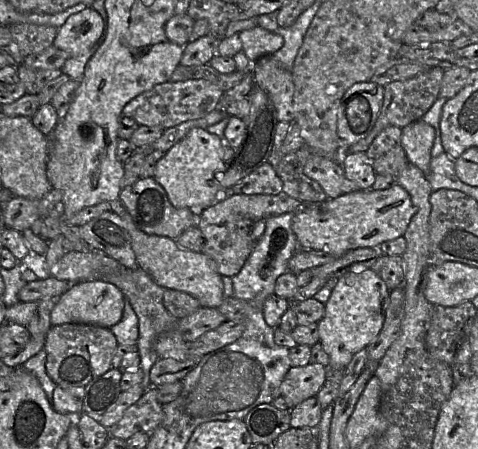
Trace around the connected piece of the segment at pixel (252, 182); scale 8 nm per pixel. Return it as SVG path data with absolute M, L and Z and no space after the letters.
M265 163L231 187L233 194L278 195L282 192L282 181L269 163Z

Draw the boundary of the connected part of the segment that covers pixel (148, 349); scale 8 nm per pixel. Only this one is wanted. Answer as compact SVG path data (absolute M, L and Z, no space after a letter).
M123 266L119 271L96 280L104 280L111 283L123 293L124 308L122 318L109 330L115 336L118 345L137 344L140 357L139 369L143 372L141 385L144 388L152 387L149 378L150 370L159 359L154 350L154 344L161 334L176 329L178 323L178 320L170 315L163 305L163 292L165 288L158 286L143 270L139 268L129 269Z

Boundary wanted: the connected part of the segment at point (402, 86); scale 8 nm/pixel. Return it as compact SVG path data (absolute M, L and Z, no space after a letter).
M429 67L426 71L406 80L391 82L384 86L384 98L377 120L367 136L346 148L348 153L366 152L378 134L388 126L404 128L412 122L421 120L439 97L444 70L441 67Z

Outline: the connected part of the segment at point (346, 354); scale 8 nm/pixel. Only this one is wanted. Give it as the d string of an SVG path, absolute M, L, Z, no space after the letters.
M365 269L361 272L348 271L338 278L328 301L325 303L324 316L318 322L319 343L330 360L327 367L344 370L358 351L366 348L375 340L383 326L389 303L389 293L384 281L371 269Z

